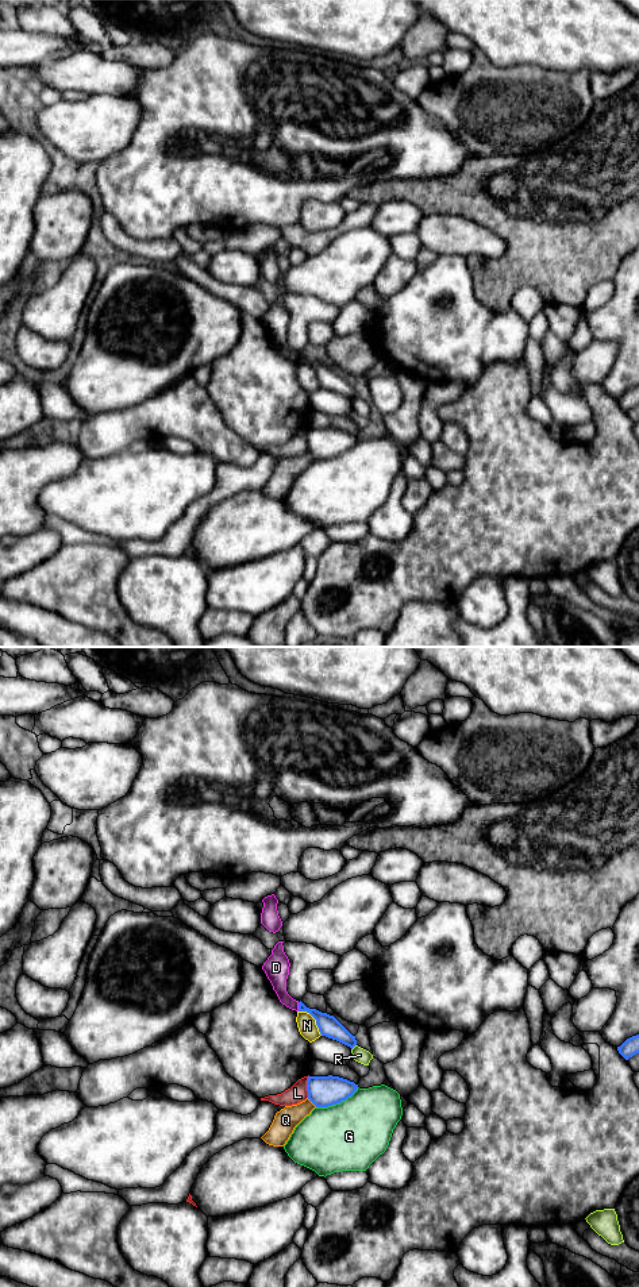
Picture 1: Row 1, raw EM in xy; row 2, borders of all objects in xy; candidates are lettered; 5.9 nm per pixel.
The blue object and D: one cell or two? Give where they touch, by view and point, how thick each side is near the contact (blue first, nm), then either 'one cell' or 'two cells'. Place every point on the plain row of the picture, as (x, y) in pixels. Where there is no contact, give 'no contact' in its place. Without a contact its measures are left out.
xy (299, 358) | 120/140 nm | two cells

